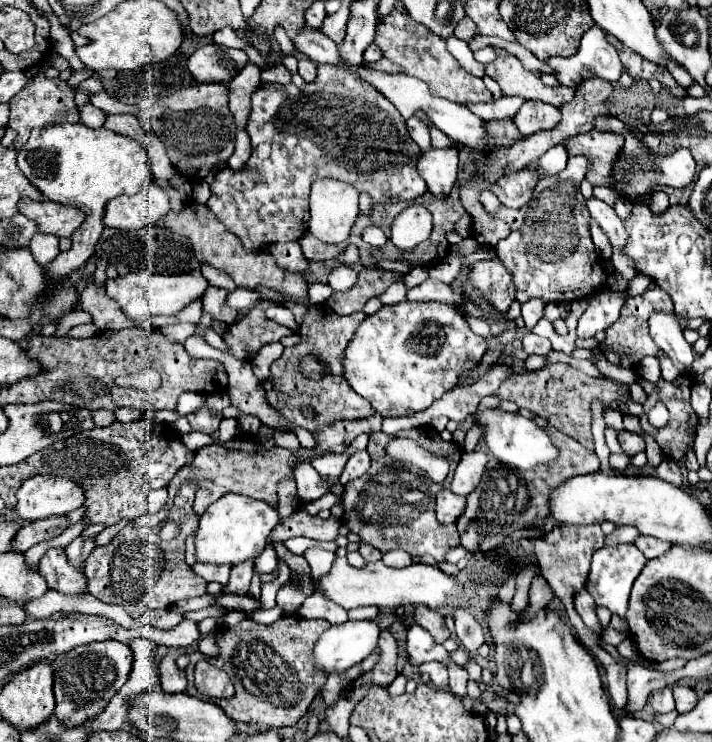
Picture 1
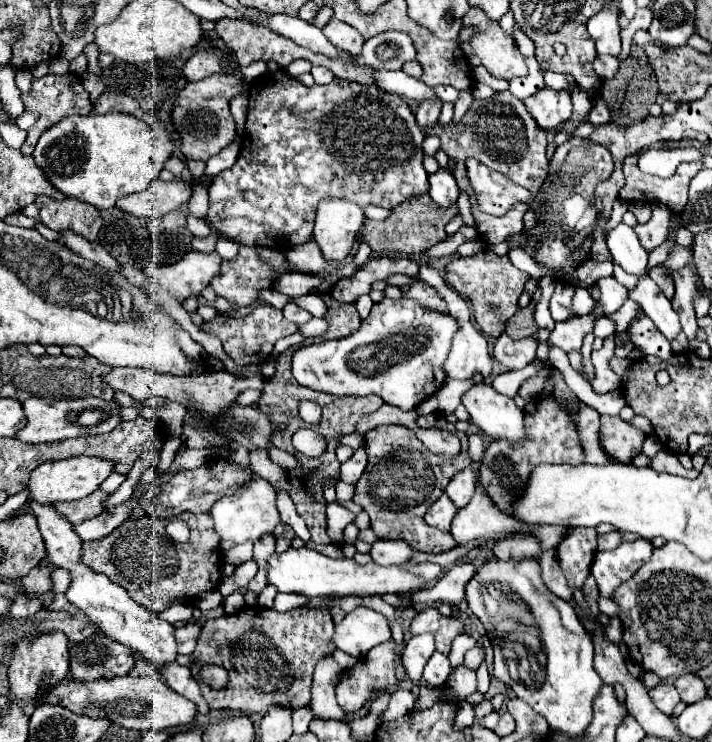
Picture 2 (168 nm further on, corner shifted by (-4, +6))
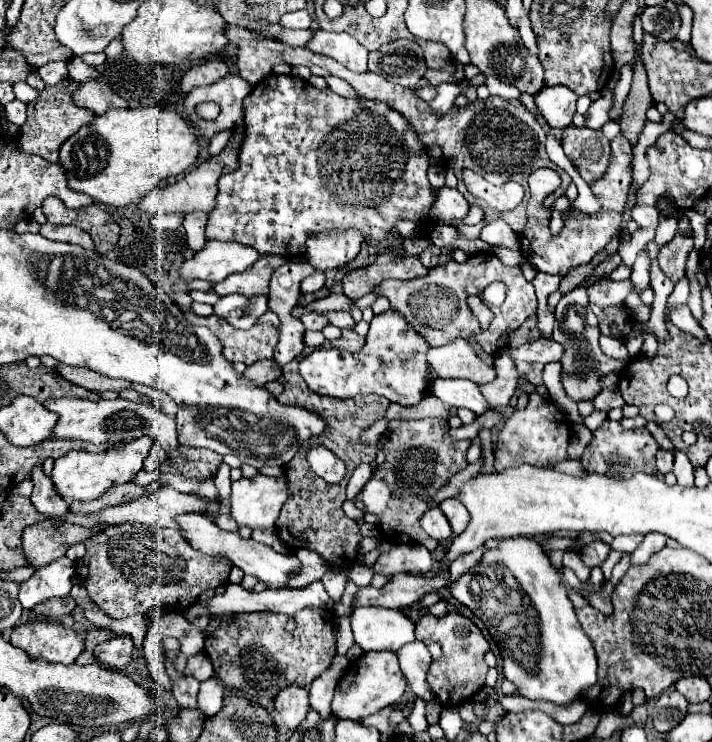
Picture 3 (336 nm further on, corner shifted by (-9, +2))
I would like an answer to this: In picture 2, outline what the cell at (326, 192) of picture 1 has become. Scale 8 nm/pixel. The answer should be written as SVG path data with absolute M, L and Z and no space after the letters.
M335 196L319 202L313 238L317 240L325 260L343 260L351 252L363 220L363 210L355 202Z

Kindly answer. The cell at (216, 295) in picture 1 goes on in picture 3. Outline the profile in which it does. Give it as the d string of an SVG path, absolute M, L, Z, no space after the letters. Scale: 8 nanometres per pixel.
M260 256L250 268L246 268L240 274L232 274L228 278L224 278L222 282L214 284L214 290L220 296L226 294L242 294L242 296L258 296L258 294L268 294L268 284L270 284L270 276L274 272L276 266L286 264L288 258L286 256Z

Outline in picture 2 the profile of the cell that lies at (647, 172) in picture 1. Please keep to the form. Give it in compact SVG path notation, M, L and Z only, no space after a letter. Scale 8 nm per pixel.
M599 98L597 104L593 106L593 110L591 110L591 114L589 114L589 122L595 124L595 126L609 122L609 108L605 106L605 102L603 102L601 98Z

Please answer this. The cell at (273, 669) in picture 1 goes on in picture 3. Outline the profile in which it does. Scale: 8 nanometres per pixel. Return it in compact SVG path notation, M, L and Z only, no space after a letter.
M304 608L304 612L298 612L294 616L294 620L298 622L294 632L284 632L284 624L286 624L288 616L284 616L280 612L236 614L232 618L232 622L222 622L222 626L216 628L206 638L206 646L204 646L204 652L208 654L208 658L214 664L214 676L218 676L224 682L226 690L238 690L238 692L252 694L254 700L276 698L276 694L290 684L310 688L312 680L330 666L330 660L336 652L336 632L334 632L332 622L326 620L324 612L326 610Z

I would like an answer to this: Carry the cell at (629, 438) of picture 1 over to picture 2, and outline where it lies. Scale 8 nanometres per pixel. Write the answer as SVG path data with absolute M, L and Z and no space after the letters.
M601 416L601 444L615 460L629 464L631 458L641 452L643 440L645 434L619 416Z

